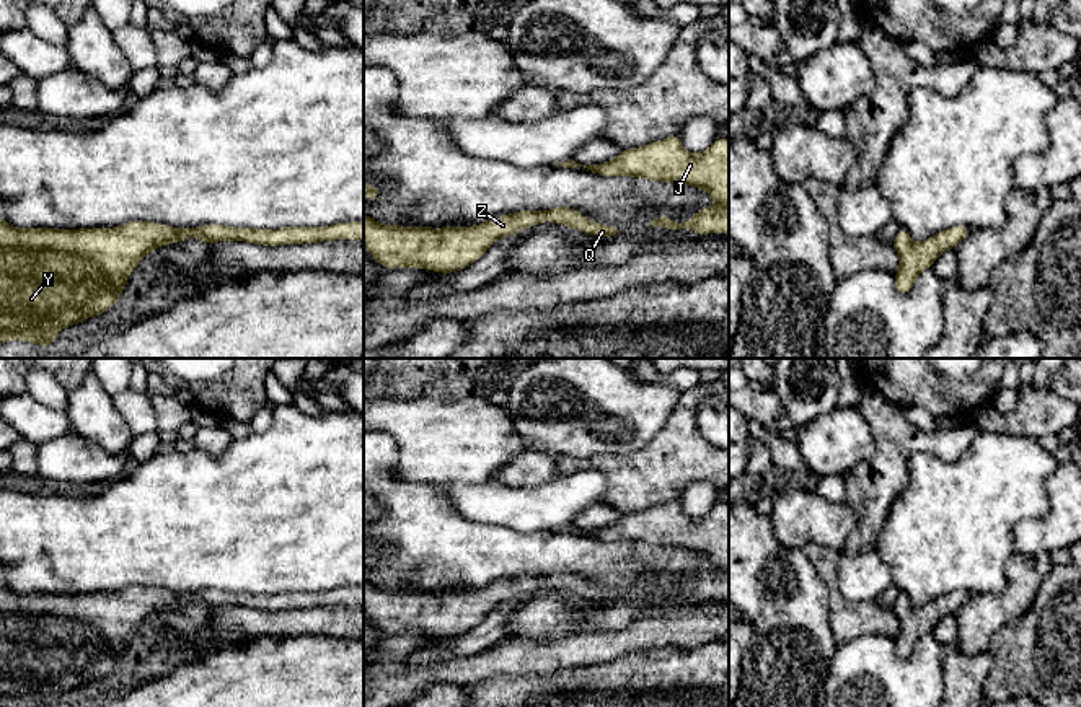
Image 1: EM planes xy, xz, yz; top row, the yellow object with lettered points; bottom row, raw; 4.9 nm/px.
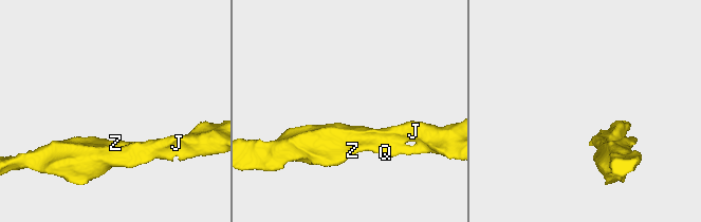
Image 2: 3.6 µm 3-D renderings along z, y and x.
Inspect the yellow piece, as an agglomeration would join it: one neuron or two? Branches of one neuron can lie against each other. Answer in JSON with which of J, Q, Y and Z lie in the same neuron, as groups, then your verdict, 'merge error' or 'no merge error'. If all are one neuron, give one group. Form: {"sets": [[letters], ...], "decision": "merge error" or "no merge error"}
{"sets": [["J", "Q", "Y", "Z"]], "decision": "no merge error"}

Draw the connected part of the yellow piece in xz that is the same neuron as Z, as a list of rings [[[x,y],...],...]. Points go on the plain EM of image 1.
[[[572,572],[549,575],[518,575],[476,591],[404,591],[382,590],[364,578],[364,613],[388,634],[416,632],[440,639],[453,639],[476,627],[501,603],[543,586],[579,595],[595,601],[618,598],[610,590],[590,586]]]

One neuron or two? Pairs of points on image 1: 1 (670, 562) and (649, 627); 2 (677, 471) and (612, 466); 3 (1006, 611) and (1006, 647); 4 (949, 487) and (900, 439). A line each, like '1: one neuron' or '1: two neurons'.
1: two neurons
2: one neuron
3: two neurons
4: two neurons

